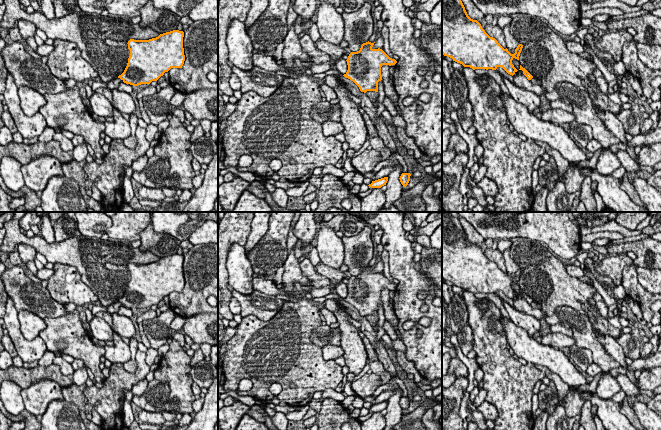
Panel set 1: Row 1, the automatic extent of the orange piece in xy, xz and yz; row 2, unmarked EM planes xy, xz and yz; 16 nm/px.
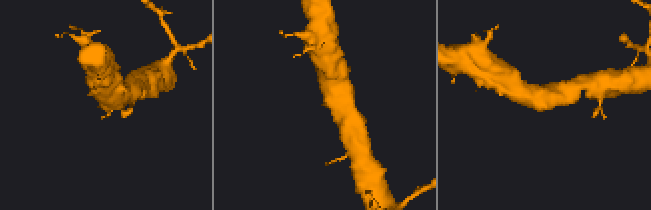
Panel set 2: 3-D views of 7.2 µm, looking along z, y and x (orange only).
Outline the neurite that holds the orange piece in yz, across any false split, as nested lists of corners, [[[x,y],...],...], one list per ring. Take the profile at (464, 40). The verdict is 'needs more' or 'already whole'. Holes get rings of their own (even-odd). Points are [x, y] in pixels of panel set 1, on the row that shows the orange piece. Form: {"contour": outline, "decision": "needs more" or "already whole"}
{"contour": [[[442,0],[442,55],[473,70],[496,70],[498,67],[502,67],[513,76],[518,70],[512,64],[512,60],[514,58],[519,60],[522,48],[523,45],[519,44],[515,53],[511,54],[495,38],[490,37],[477,20],[468,16],[461,0]]], "decision": "already whole"}

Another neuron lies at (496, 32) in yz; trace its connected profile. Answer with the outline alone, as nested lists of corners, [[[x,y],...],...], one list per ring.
[[[487,24],[484,30],[490,37],[495,38],[504,49],[507,48],[503,30],[499,27],[498,24],[496,26]]]

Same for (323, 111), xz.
[[[320,101],[314,104],[310,113],[311,117],[321,125],[325,121],[341,122],[339,104],[332,105],[329,101]]]

